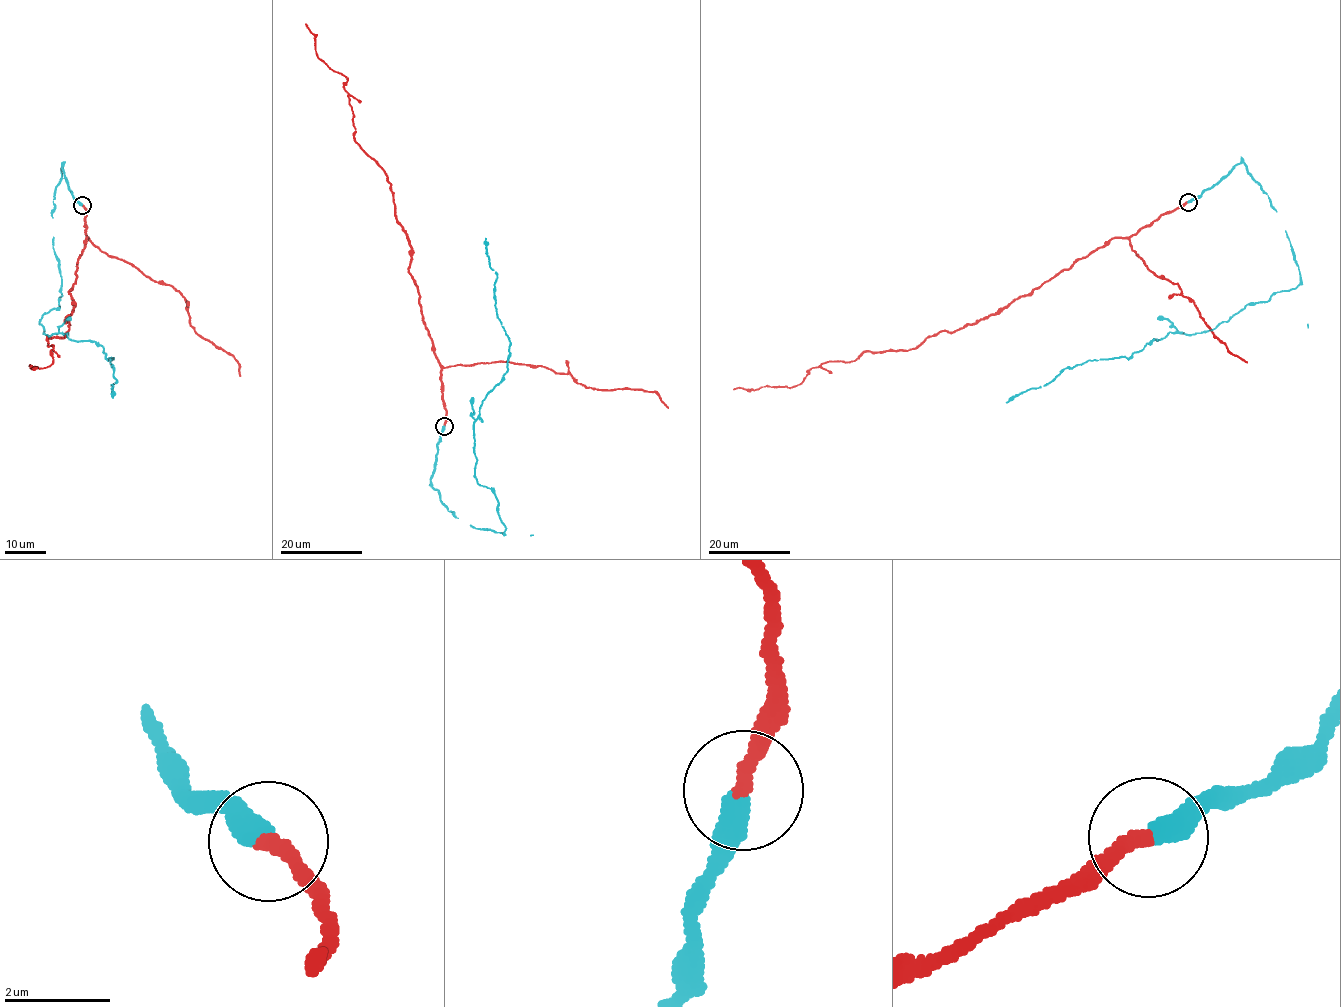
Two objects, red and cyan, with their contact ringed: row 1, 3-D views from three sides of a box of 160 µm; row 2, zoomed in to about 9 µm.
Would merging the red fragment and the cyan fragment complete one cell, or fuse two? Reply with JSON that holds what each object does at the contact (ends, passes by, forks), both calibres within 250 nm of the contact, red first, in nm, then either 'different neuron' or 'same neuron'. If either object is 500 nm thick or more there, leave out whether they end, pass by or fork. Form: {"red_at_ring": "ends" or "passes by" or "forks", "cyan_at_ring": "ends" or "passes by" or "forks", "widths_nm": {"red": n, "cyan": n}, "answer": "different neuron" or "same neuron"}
{"red_at_ring": "ends", "cyan_at_ring": "ends", "widths_nm": {"red": 280, "cyan": 440}, "answer": "same neuron"}

